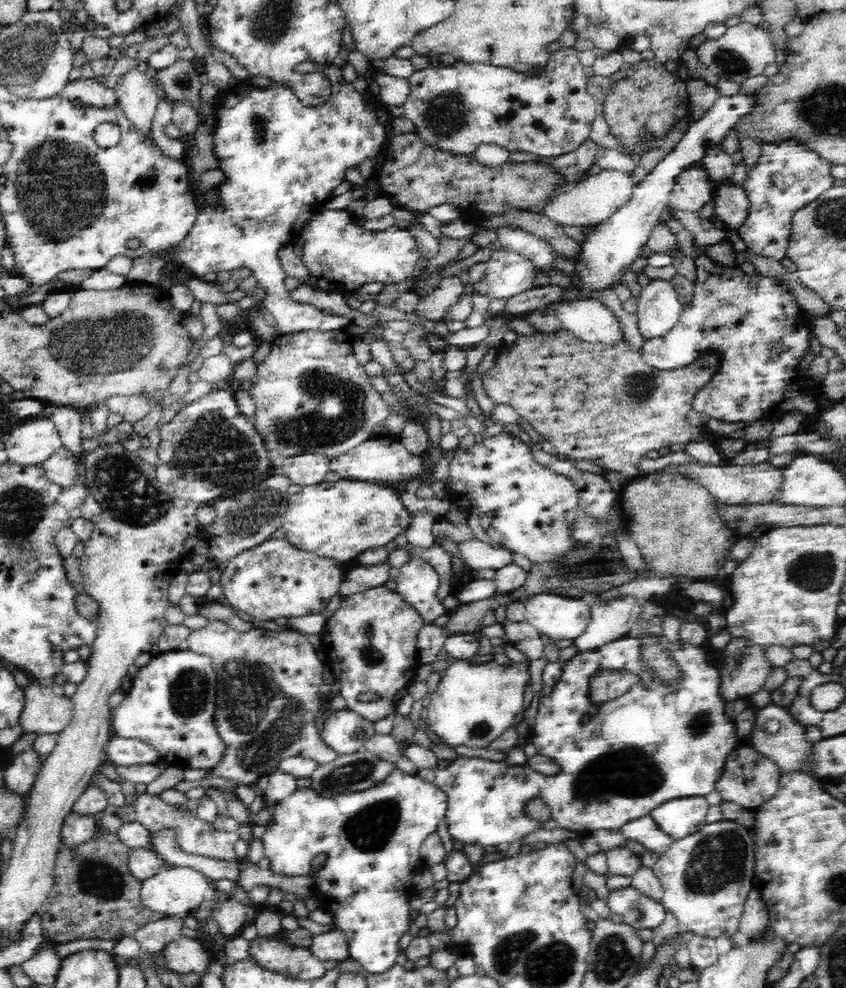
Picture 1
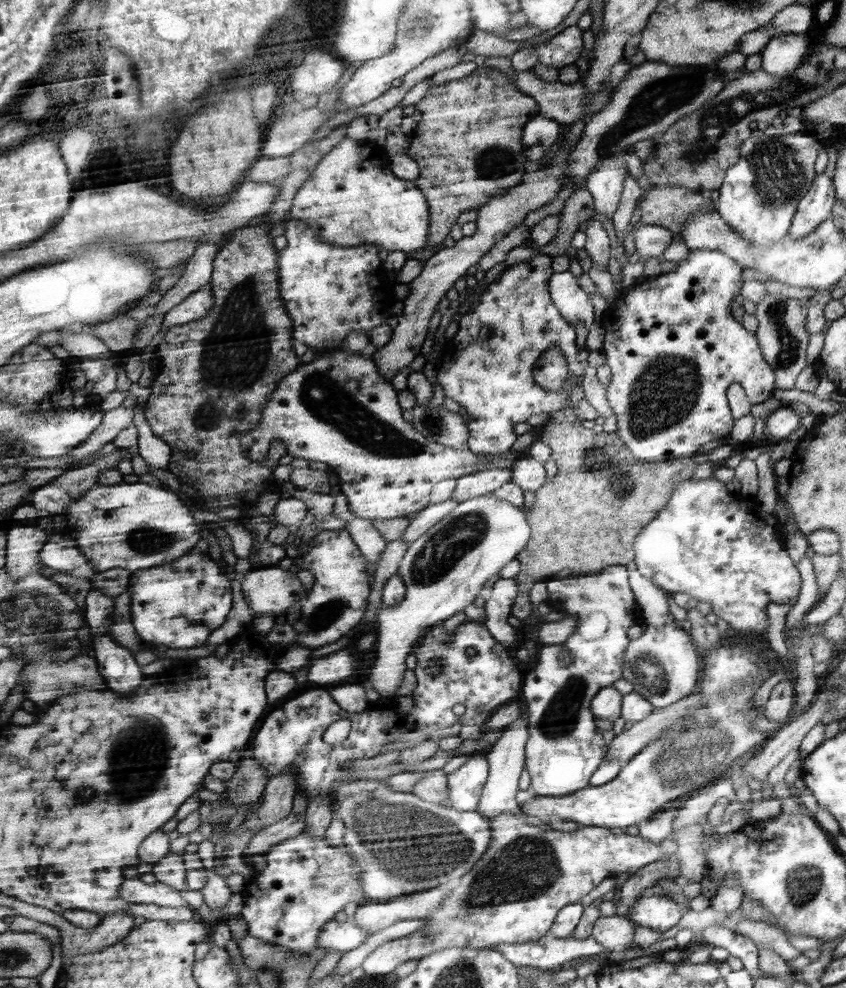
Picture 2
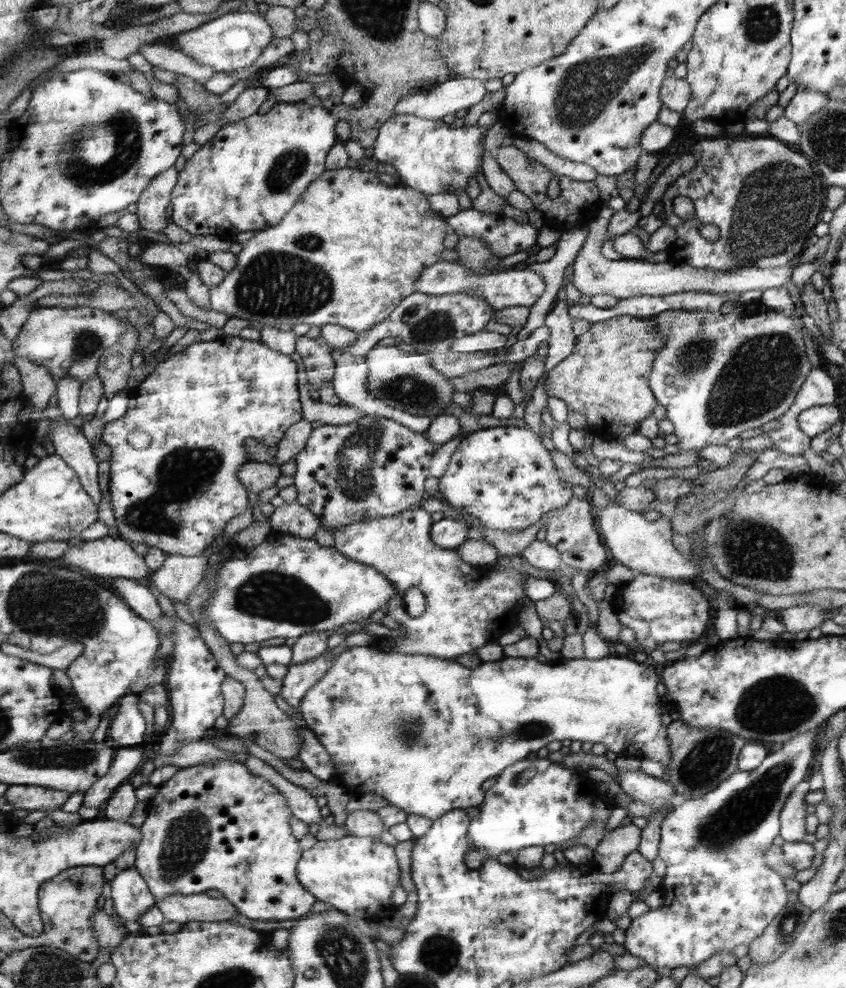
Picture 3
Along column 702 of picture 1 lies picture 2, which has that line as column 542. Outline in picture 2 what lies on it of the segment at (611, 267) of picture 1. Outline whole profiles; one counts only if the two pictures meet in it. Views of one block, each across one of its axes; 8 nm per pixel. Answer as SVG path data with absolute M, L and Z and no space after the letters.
M533 116L524 128L524 147L527 160L538 162L548 155L561 136L562 125L550 117Z

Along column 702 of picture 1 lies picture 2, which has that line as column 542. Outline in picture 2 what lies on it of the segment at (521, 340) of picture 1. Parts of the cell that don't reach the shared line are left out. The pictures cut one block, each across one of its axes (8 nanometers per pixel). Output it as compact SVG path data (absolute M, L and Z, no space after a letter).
M553 346L537 360L533 376L542 388L556 392L566 387L568 369L565 353L558 346Z

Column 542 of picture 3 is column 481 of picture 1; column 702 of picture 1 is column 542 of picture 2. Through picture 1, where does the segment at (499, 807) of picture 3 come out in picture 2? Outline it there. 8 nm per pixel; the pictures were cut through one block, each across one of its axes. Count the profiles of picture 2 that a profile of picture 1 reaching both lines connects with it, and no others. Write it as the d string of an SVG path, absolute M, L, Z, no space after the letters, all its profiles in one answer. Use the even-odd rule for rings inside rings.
M614 565L612 567L606 567L600 574L592 575L592 576L581 576L581 577L566 577L562 579L558 578L547 578L545 580L548 596L546 602L560 602L560 606L562 606L561 612L564 613L566 617L574 617L577 620L576 630L570 635L569 639L566 639L566 643L562 645L550 645L550 646L540 646L538 649L537 657L538 660L536 664L530 667L530 670L527 670L524 673L525 679L522 684L520 699L523 700L525 704L525 710L529 716L529 738L528 742L525 744L525 767L529 770L531 774L531 782L529 791L534 792L536 796L566 796L573 794L577 791L582 791L584 788L589 787L590 777L598 770L598 767L604 762L604 758L608 755L609 744L612 743L615 735L613 731L607 732L598 732L596 730L596 720L594 720L594 714L592 712L592 706L590 705L590 700L594 700L598 692L602 691L602 688L607 688L613 686L614 682L621 678L625 678L625 666L626 666L626 650L628 650L628 636L626 636L626 632L628 632L628 628L632 626L632 624L636 624L636 622L640 621L640 612L636 610L636 602L634 602L634 594L632 594L632 590L630 590L630 585L628 584L628 570L626 570L626 565ZM566 649L568 653L570 653L570 664L568 666L562 666L560 664L560 660L558 660L558 655L560 655L560 650Z

